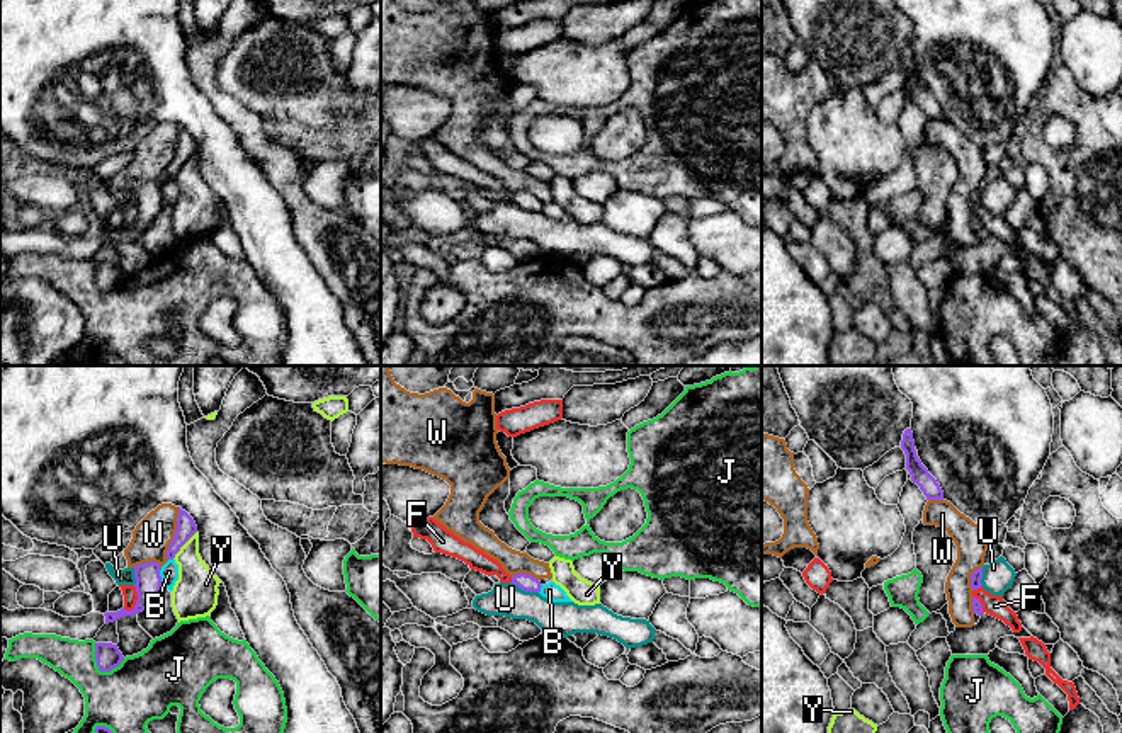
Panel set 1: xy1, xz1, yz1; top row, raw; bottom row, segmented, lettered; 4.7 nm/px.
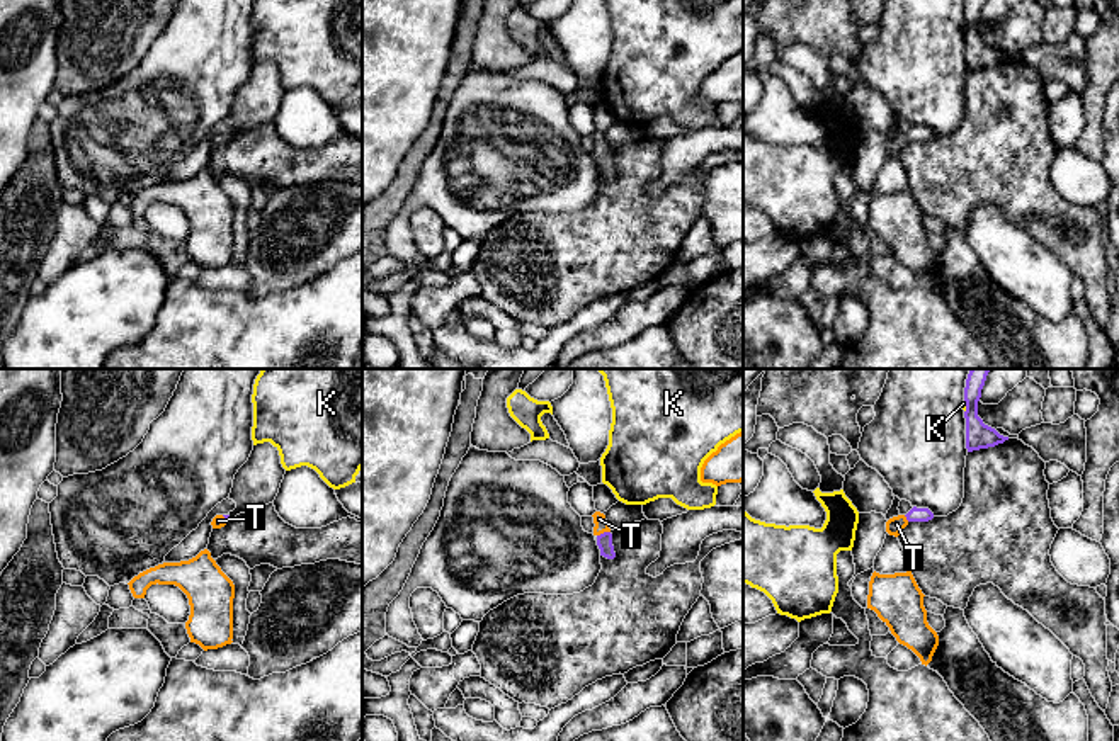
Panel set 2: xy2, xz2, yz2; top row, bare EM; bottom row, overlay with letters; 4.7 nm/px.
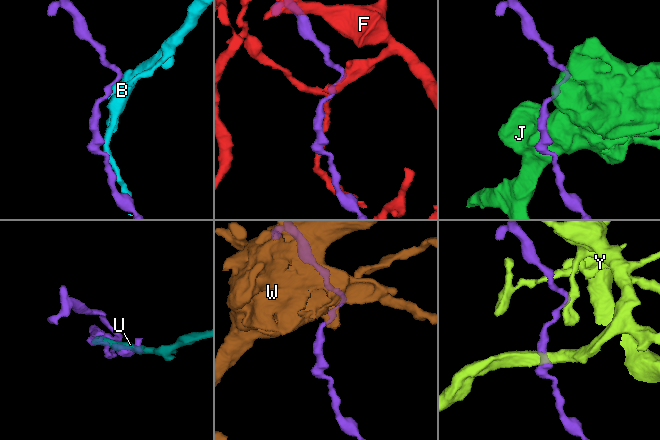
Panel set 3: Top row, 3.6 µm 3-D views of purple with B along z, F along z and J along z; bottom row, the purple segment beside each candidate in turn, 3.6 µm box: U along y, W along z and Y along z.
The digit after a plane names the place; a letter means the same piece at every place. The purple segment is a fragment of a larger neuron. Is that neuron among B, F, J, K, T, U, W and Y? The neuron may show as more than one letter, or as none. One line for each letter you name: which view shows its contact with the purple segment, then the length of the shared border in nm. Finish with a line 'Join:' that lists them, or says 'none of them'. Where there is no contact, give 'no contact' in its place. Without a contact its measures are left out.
T: meets purple in xz2; contact 70 nm long
Join: T

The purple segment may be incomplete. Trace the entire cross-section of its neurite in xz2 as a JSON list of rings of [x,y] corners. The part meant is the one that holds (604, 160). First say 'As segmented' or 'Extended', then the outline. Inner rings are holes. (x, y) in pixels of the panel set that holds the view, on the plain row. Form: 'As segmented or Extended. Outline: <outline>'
Extended. Outline: [[[595,131],[594,134],[594,155],[597,156],[597,165],[600,168],[600,175],[607,177],[607,178],[614,178],[616,172],[614,172],[614,165],[612,165],[612,153],[609,148],[609,143],[605,139],[605,134],[600,131]]]

